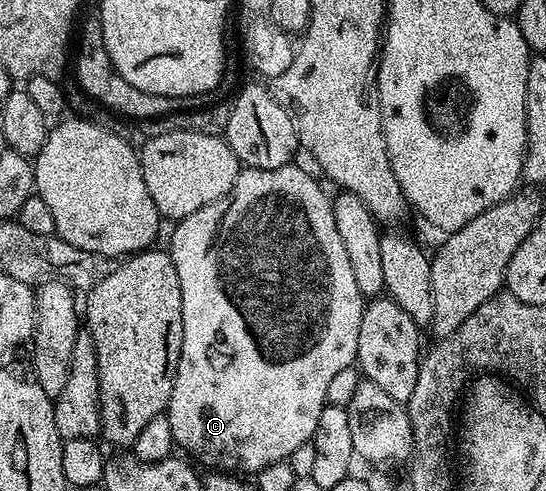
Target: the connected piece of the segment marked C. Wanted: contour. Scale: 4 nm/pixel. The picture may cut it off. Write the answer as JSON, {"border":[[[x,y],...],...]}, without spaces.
{"border":[[[286,165],[279,169],[245,167],[238,170],[233,188],[222,199],[215,200],[211,205],[203,205],[203,209],[180,220],[174,226],[177,228],[167,244],[175,273],[179,273],[183,309],[183,345],[175,373],[175,385],[171,389],[167,418],[174,444],[180,450],[182,447],[186,456],[194,455],[189,457],[196,460],[202,468],[209,467],[205,469],[216,469],[221,473],[256,473],[269,465],[286,462],[289,455],[299,449],[299,445],[310,442],[317,432],[319,417],[327,406],[325,398],[331,380],[341,370],[352,367],[357,362],[359,321],[363,317],[366,300],[359,293],[359,285],[355,285],[347,249],[343,249],[339,229],[335,229],[333,199],[325,196],[324,189],[303,168],[297,166]]]}

